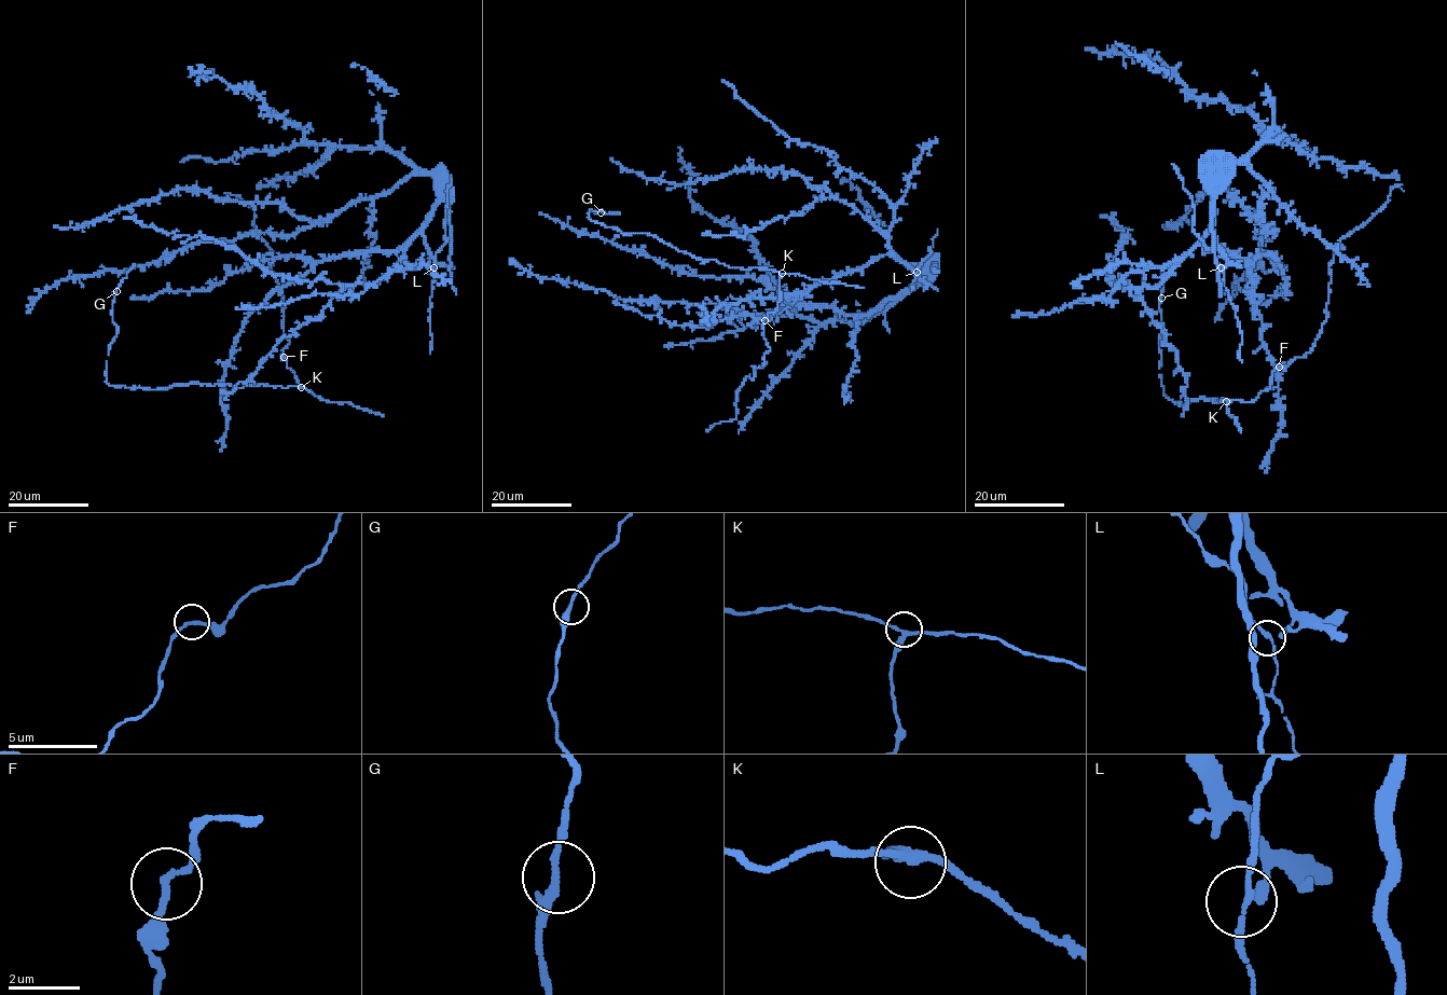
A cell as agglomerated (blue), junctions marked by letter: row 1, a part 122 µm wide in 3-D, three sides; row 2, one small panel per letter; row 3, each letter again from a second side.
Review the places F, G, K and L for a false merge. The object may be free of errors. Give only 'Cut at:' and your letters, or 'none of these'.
Cut at: none of these

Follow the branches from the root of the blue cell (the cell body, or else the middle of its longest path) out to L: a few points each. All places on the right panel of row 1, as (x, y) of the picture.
L: (1381, 176), (1313, 159), (1271, 134), (1227, 169), (1215, 191), (1212, 235), (1228, 263), (1221, 267)

